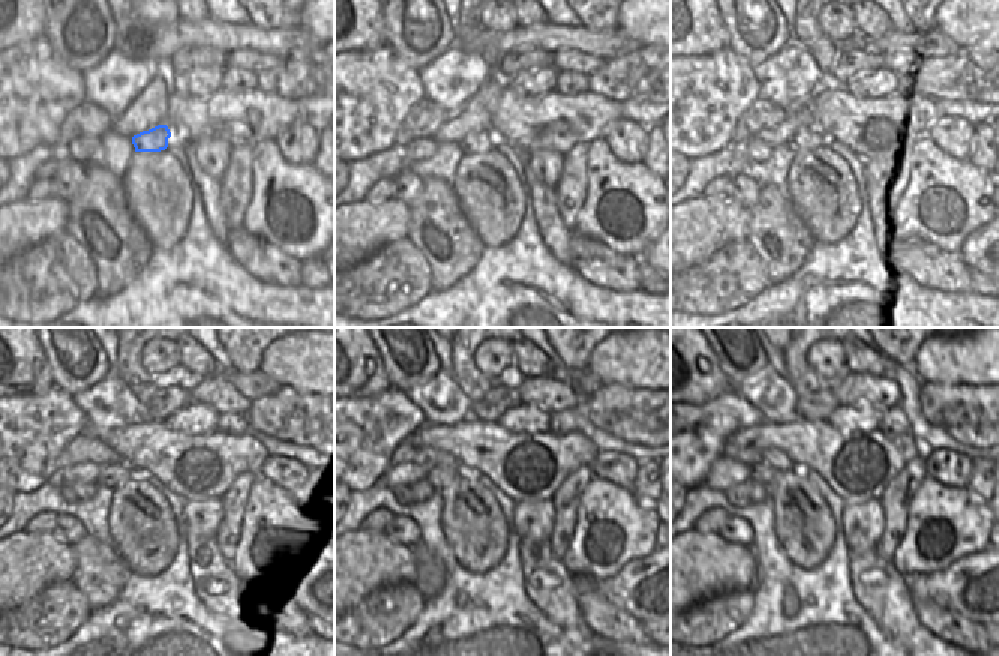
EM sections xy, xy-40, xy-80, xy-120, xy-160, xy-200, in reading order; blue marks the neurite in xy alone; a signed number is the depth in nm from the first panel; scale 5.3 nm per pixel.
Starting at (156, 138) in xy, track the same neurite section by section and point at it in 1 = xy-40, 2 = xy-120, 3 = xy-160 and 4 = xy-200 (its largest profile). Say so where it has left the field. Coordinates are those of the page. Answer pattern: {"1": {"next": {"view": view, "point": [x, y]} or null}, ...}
{"1": {"next": {"view": "xy-40", "point": [477, 141]}}, "2": {"next": {"view": "xy-120", "point": [111, 475]}}, "3": {"next": {"view": "xy-160", "point": [438, 476]}}, "4": {"next": {"view": "xy-200", "point": [759, 473]}}}

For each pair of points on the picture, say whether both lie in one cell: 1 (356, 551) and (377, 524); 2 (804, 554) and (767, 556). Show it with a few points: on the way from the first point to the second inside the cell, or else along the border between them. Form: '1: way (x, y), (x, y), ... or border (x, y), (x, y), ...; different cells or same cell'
1: border (360, 529), (383, 533); different cells
2: border (773, 523), (783, 551), (797, 565), (821, 565); different cells

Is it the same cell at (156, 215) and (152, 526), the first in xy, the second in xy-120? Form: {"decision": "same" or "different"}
{"decision": "same"}

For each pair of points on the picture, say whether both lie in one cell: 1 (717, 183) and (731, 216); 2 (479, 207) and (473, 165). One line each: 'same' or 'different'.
1: different
2: same

